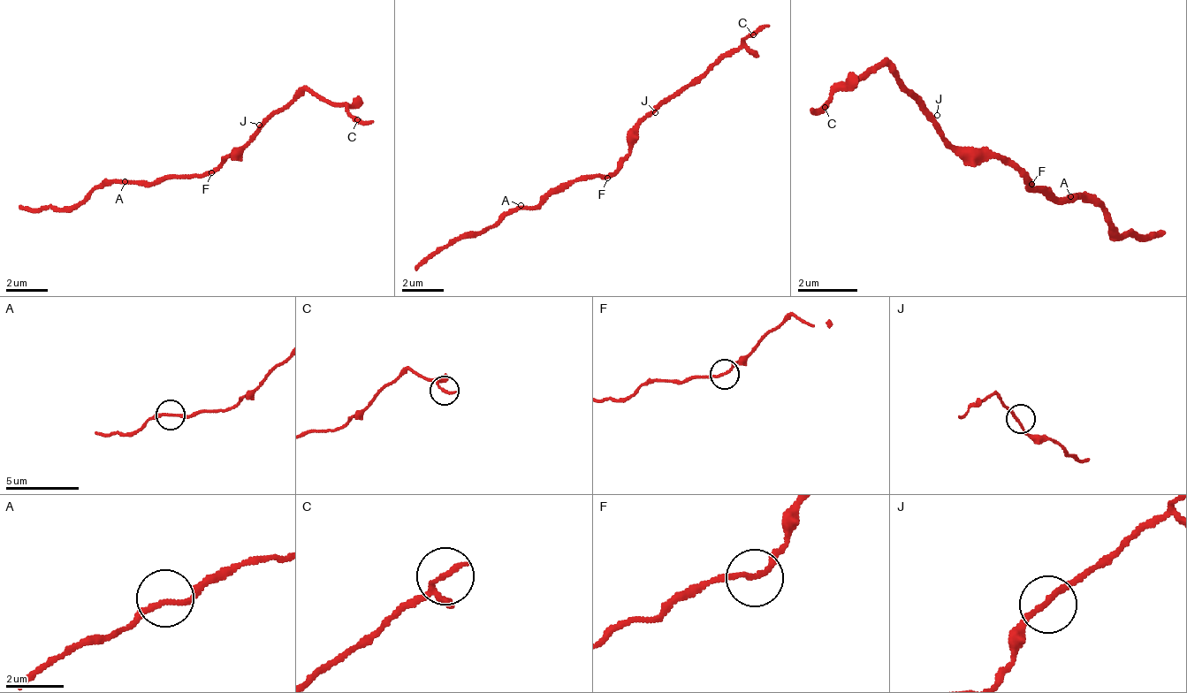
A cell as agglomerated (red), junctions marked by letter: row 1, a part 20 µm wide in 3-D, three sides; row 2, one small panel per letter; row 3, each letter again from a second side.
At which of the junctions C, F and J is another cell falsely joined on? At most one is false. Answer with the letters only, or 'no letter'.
no letter

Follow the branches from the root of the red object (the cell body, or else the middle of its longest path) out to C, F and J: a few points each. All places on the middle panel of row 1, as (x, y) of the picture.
C: (619, 163), (619, 158), (628, 148), (628, 133), (644, 117), (650, 117), (670, 96), (696, 86), (753, 34)
F: (619, 163), (619, 169), (608, 179)
J: (619, 163), (619, 158), (628, 148), (628, 133), (650, 112), (655, 112)

